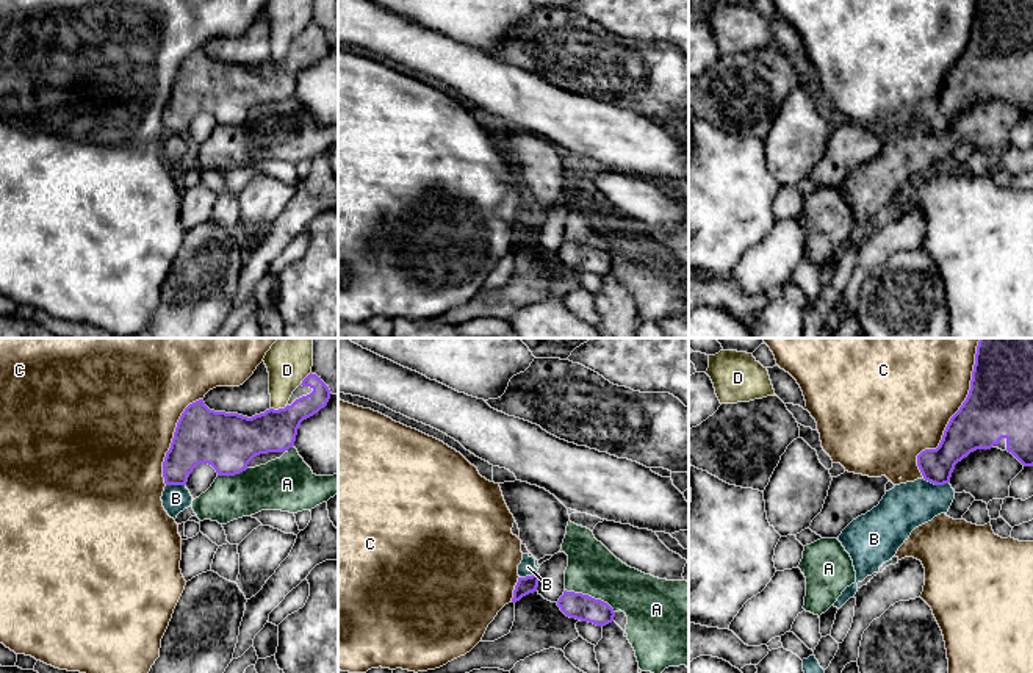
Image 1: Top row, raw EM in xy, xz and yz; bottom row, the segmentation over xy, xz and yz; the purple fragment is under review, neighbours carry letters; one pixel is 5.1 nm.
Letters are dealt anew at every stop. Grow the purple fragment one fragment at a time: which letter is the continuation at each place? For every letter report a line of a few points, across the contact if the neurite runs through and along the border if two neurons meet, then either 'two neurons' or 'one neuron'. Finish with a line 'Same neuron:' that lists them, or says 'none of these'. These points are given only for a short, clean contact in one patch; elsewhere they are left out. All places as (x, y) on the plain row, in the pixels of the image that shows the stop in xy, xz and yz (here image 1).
A: two neurons
B: line yz (924, 127), (935, 133), (947, 133); two neurons
C: two neurons
D: two neurons
Same neuron: none of these

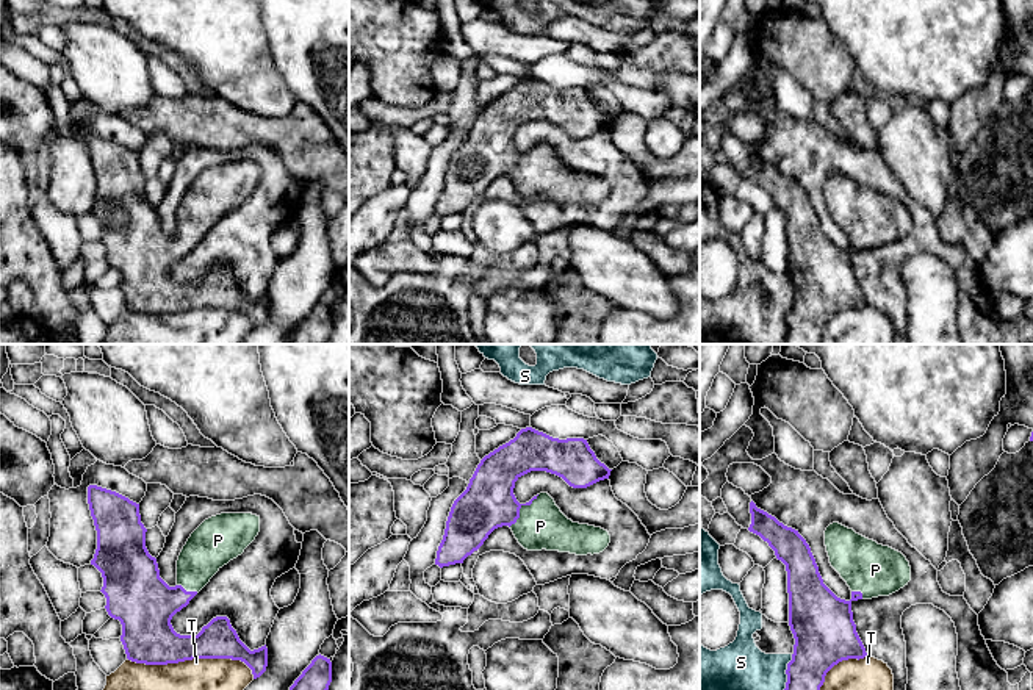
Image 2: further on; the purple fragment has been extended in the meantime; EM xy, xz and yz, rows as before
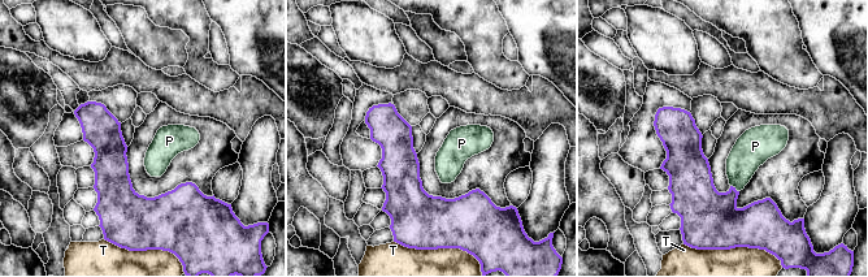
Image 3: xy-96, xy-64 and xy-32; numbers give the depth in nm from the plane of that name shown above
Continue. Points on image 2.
P: line xz (489, 152), (500, 157), (520, 157), (540, 176); one neuron
S: two neurons
T: two neurons
Same neuron: P

